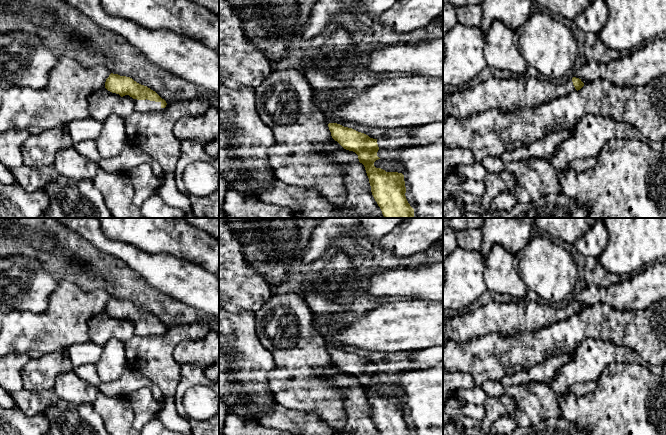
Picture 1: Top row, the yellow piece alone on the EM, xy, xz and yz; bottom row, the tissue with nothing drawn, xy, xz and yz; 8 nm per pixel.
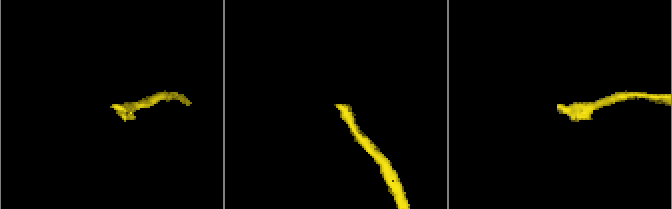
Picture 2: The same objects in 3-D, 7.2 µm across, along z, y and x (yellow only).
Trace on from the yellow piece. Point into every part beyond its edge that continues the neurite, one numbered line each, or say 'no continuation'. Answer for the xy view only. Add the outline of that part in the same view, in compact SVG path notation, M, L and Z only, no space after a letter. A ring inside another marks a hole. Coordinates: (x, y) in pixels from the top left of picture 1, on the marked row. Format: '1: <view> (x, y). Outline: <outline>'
1: xy (144, 106). Outline: M134 99L133 103L134 103L134 110L137 111L137 112L141 112L141 113L162 111L168 106L168 104L167 104L165 108L162 108L161 102L150 101L150 100L147 100L147 99L146 100Z

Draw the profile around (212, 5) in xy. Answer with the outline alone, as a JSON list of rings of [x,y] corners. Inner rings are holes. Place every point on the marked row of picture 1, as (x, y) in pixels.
[[[191,0],[199,5],[206,7],[209,11],[219,17],[219,0]]]

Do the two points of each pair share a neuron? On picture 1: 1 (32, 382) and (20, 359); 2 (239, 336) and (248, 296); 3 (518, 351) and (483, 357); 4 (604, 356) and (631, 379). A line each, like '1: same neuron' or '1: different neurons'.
1: different neurons
2: different neurons
3: same neuron
4: different neurons

